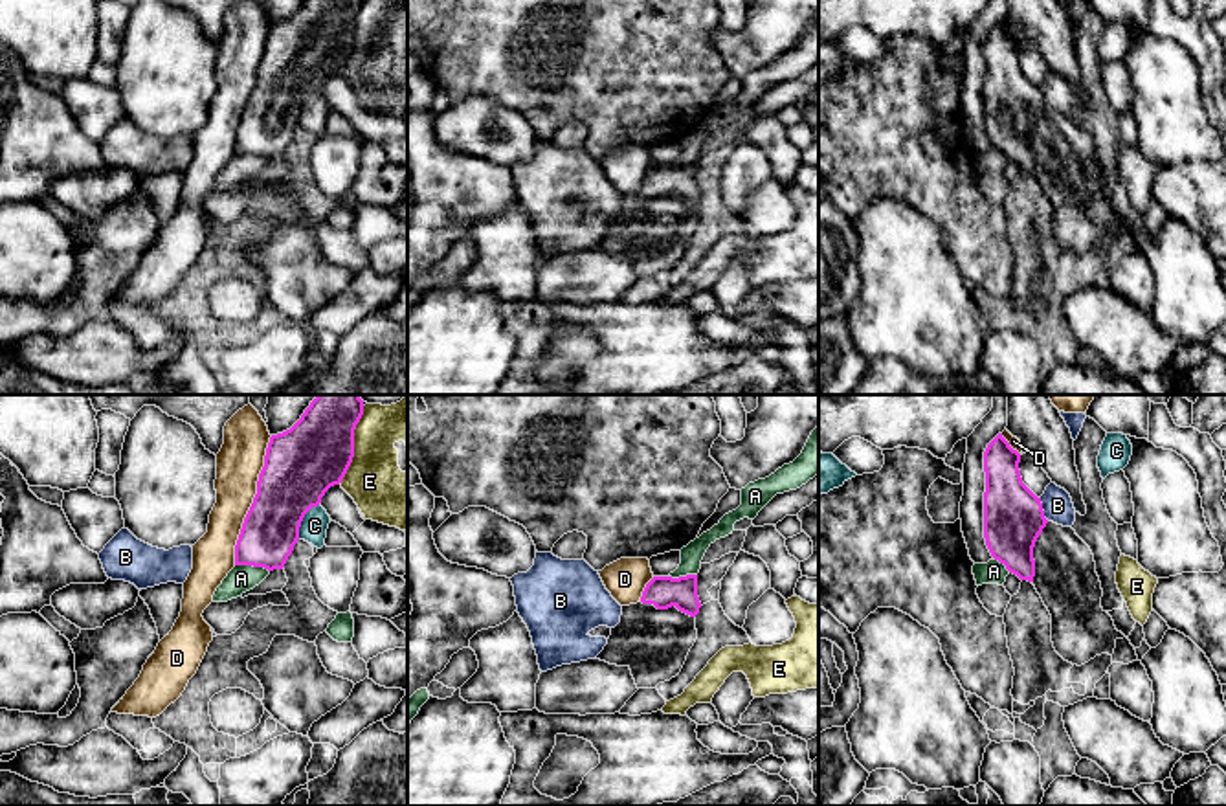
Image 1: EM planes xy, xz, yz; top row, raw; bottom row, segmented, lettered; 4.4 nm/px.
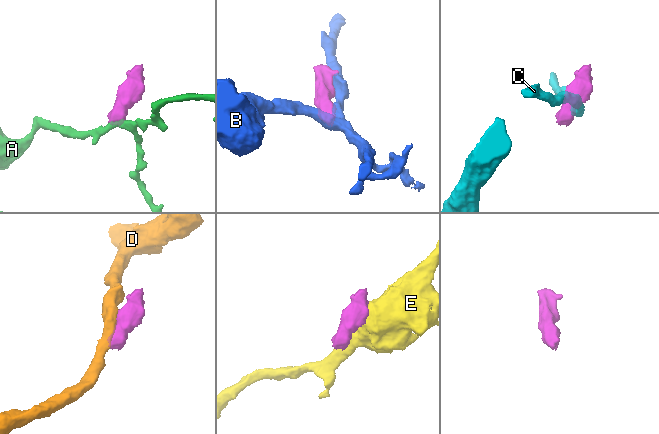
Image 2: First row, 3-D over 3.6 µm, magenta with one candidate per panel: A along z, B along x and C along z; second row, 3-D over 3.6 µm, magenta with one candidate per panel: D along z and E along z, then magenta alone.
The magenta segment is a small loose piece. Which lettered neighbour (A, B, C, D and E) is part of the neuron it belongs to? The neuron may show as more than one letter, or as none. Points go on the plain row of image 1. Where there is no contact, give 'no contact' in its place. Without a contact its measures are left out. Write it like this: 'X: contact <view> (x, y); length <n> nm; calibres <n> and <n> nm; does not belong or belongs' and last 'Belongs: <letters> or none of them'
A: contact xy (252, 153); length 160 nm; calibres 240 and 120 nm; does not belong
B: contact yz (1041, 98); length 110 nm; calibres 260 and 130 nm; does not belong
C: contact xy (301, 109); length 180 nm; calibres 320 and 120 nm; does not belong
D: contact xy (254, 89); length 600 nm; calibres 320 and 200 nm; does not belong
E: contact xy (353, 37); length 340 nm; calibres 320 and 260 nm; does not belong
Belongs: none of them

